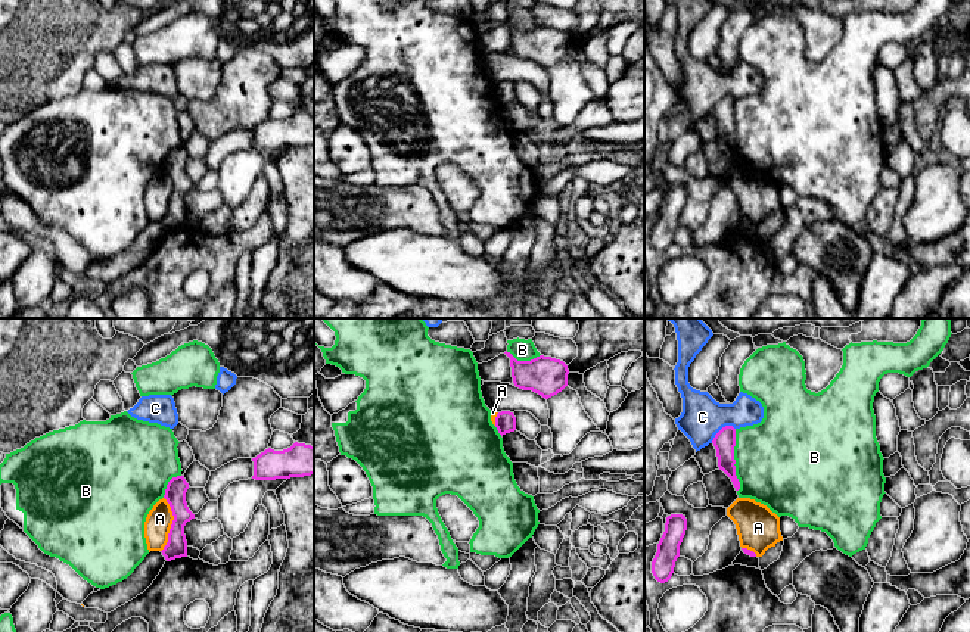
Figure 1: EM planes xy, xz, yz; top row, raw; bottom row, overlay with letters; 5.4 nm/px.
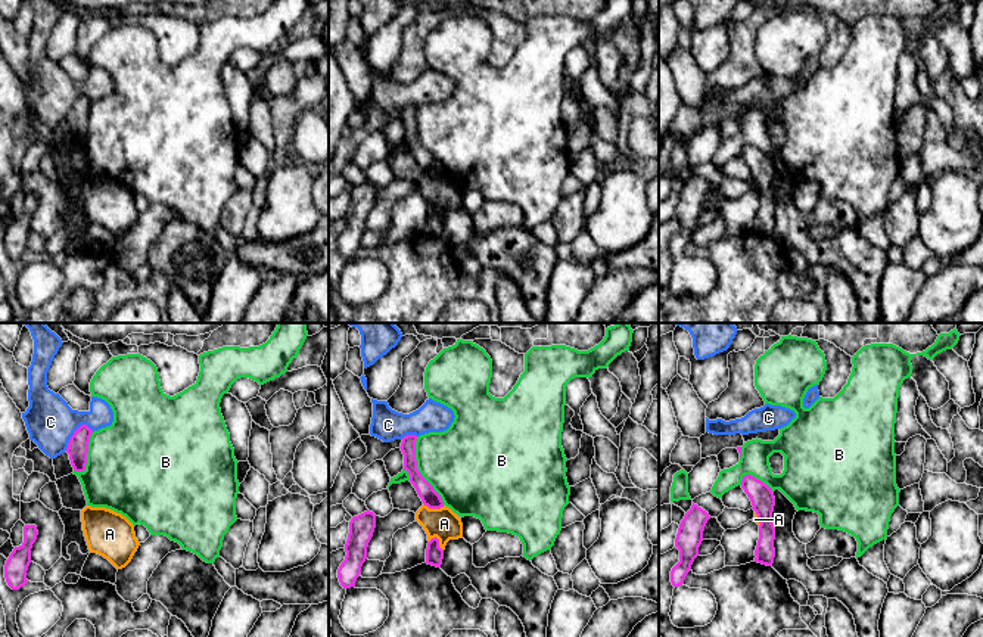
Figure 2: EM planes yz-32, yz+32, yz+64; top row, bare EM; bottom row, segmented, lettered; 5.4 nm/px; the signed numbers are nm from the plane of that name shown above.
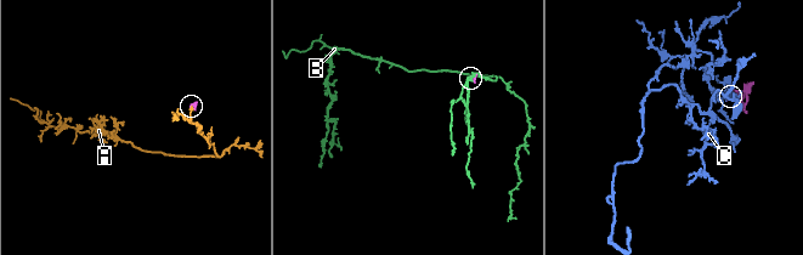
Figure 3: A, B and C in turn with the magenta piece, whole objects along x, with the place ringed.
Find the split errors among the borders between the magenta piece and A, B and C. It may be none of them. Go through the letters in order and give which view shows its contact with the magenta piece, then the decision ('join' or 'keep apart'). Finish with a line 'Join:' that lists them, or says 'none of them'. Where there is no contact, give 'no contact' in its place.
A: xy | keep apart
B: yz | keep apart
C: yz | keep apart
Join: none of them

